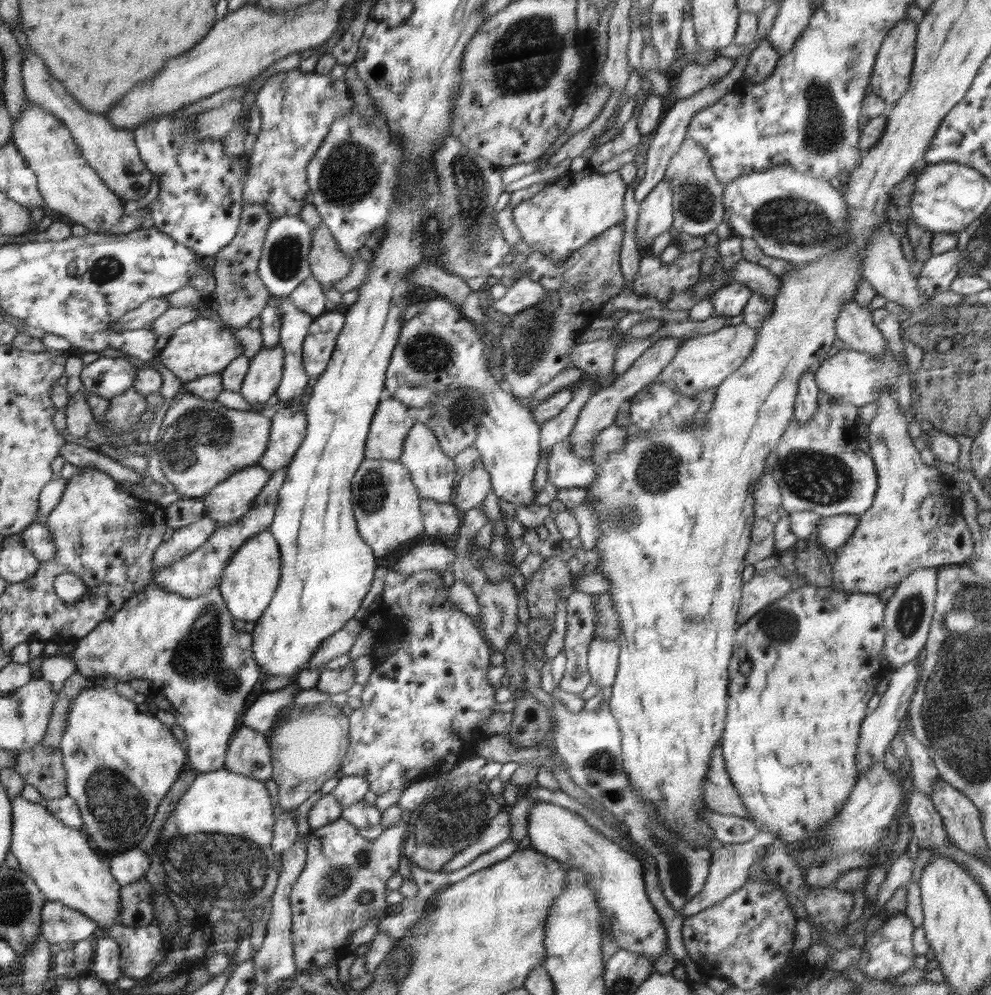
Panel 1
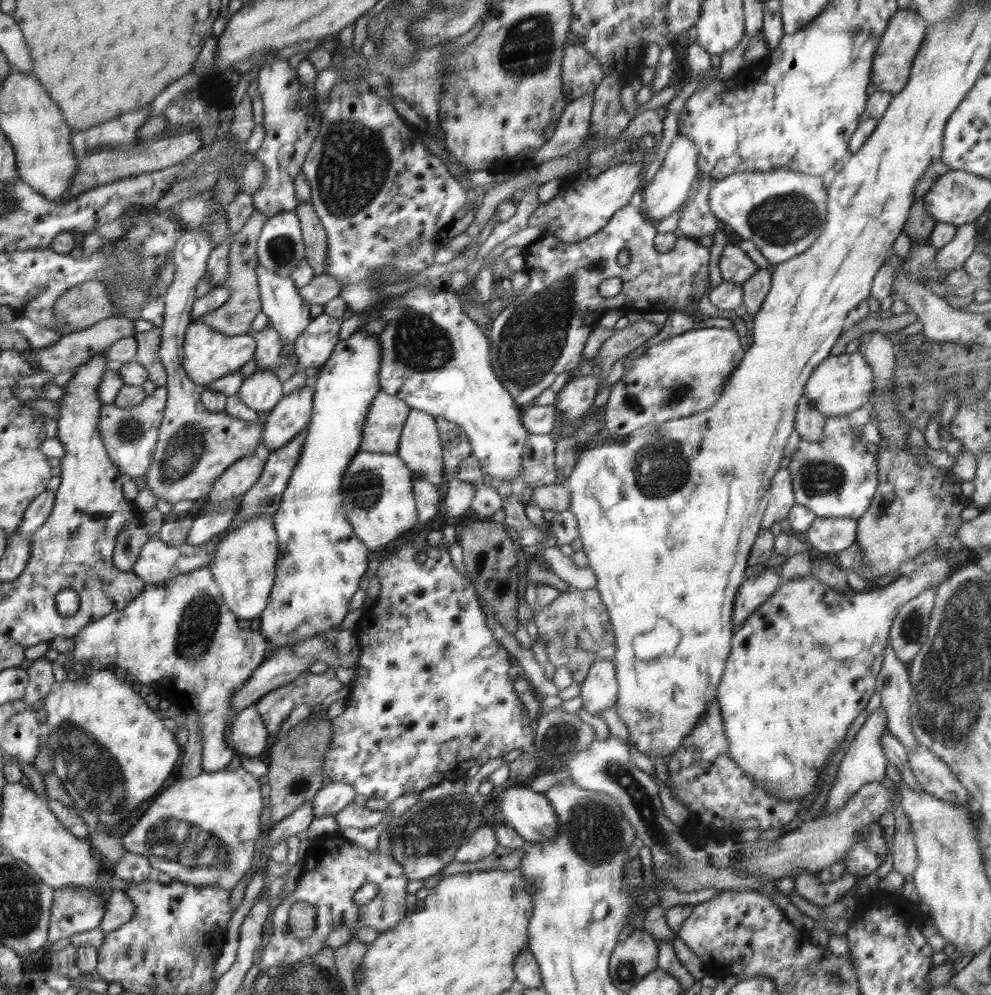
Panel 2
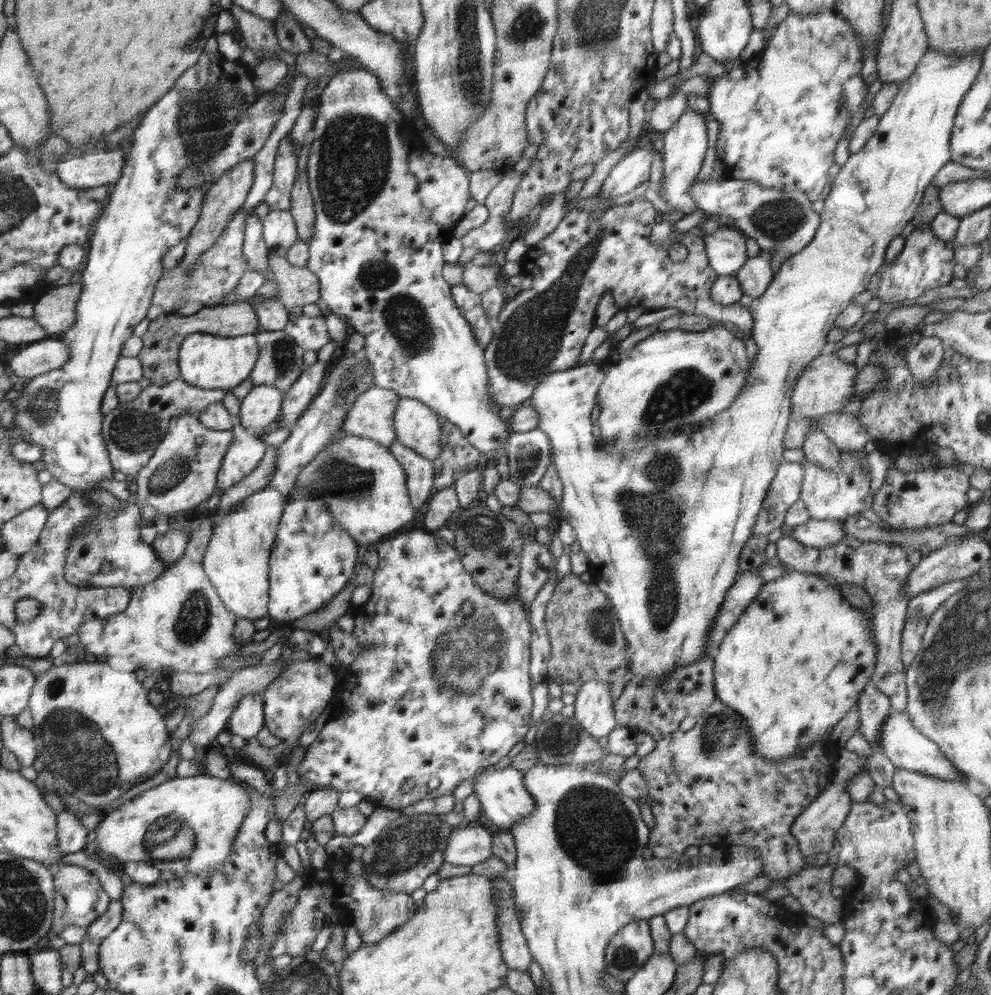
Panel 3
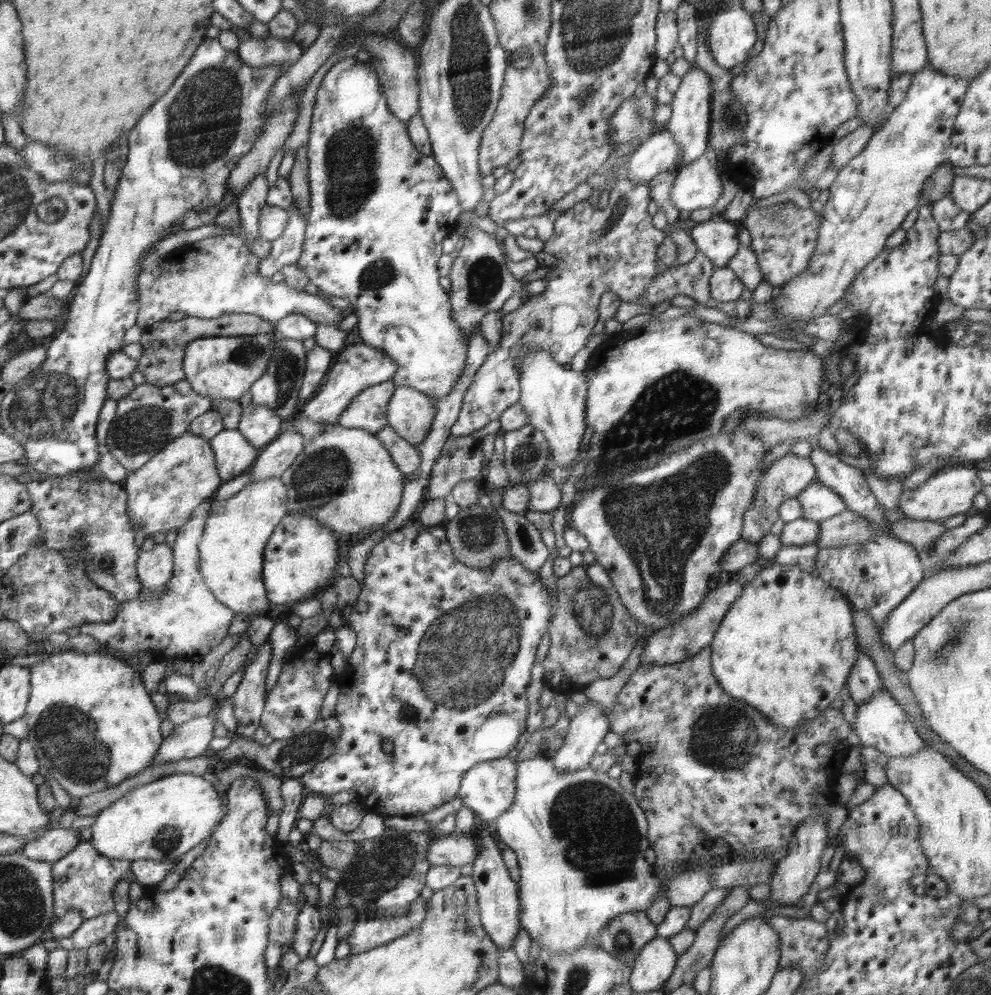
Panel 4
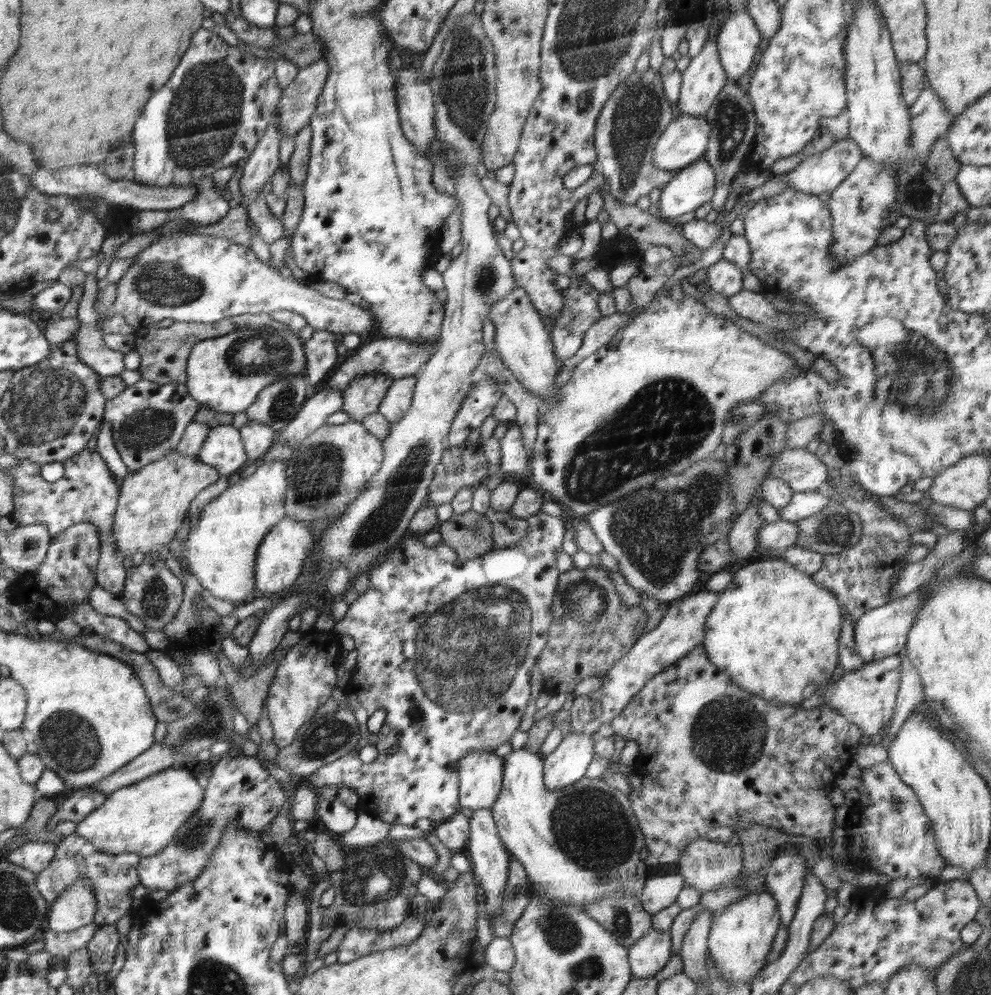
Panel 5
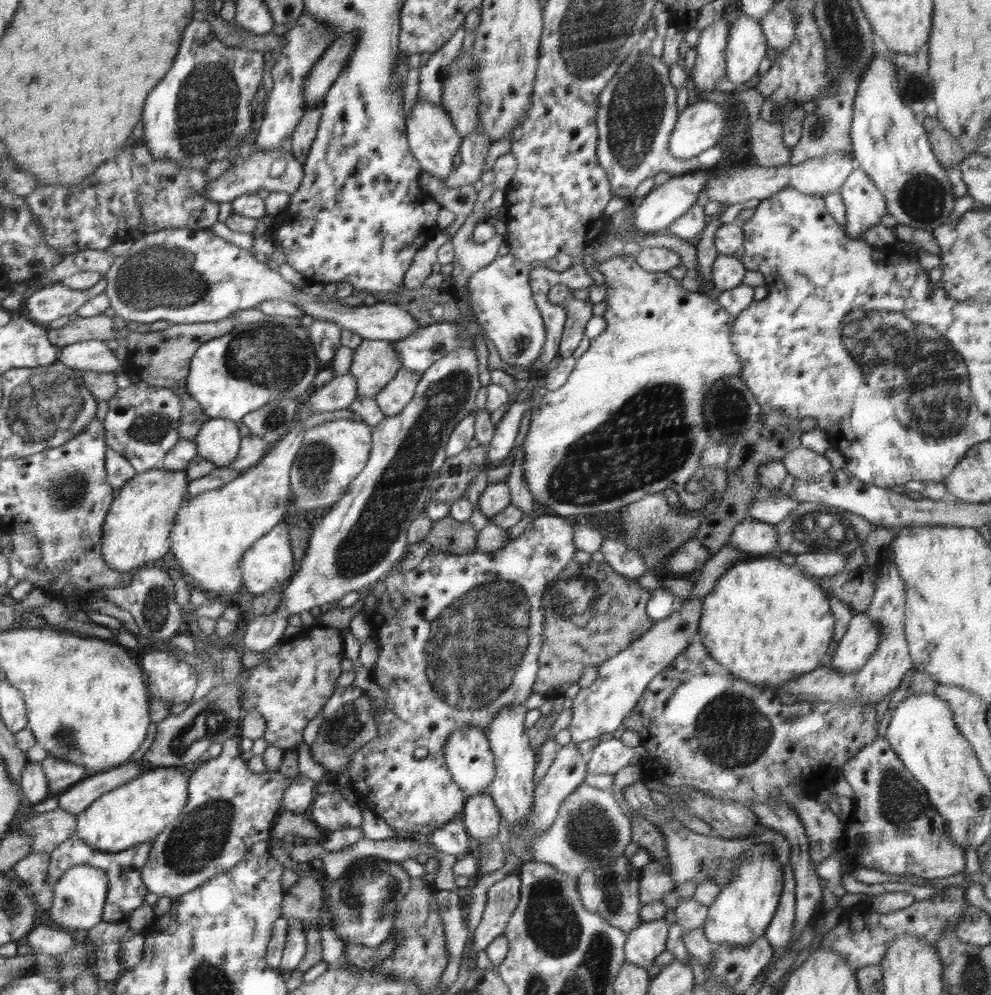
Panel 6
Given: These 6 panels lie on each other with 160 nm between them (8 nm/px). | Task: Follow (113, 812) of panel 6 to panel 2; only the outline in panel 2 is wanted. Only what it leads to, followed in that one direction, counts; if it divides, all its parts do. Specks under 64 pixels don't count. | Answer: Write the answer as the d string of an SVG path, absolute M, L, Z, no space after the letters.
M239 757L233 760L232 768L216 772L202 771L194 778L172 783L158 798L148 802L135 817L129 828L117 835L126 851L145 856L155 872L166 872L174 881L204 887L216 884L225 890L232 890L238 880L252 868L256 838L260 836L260 814L264 802L260 794L260 782L246 771Z

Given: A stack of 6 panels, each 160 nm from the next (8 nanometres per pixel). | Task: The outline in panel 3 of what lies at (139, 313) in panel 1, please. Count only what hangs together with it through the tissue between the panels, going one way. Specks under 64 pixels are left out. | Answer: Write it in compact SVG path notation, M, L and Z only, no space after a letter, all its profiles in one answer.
M58 337L44 338L25 345L10 360L12 374L20 378L34 378L57 368L62 368L70 359L69 346Z

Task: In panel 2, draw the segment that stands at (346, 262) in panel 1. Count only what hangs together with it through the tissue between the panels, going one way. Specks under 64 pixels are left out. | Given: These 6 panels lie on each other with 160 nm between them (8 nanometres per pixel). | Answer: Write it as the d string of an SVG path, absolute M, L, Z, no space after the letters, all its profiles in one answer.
M300 202L294 210L296 218L301 225L301 237L305 242L305 258L312 267L315 276L325 273L325 260L327 260L327 234L320 224L311 202Z

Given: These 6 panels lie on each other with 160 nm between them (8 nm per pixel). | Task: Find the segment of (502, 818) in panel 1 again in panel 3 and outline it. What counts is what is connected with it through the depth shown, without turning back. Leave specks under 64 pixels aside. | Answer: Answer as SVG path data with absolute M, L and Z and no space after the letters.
M470 824L450 835L444 860L454 866L473 866L492 857L491 835L478 824Z

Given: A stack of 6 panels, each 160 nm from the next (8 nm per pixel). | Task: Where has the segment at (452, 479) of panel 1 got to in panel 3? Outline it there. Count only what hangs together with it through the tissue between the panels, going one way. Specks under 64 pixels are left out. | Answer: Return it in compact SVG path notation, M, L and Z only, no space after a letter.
M401 398L394 415L396 440L433 461L440 454L439 415L414 398Z

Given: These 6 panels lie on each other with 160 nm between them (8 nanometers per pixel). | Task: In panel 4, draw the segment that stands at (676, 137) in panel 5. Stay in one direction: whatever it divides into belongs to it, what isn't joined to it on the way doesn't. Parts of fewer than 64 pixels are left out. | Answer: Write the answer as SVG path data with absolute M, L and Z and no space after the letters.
M665 128L650 136L632 153L625 164L625 176L633 182L649 182L660 172L676 169L680 159L680 147Z

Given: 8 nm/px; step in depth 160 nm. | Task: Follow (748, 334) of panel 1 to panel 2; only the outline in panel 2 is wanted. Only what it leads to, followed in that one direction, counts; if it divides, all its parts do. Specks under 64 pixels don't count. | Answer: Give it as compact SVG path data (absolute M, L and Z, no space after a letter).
M707 327L692 329L678 336L673 336L651 346L637 360L630 369L625 370L623 377L612 385L612 391L602 414L602 428L606 434L628 436L640 427L667 423L668 420L692 416L707 411L720 398L721 392L728 382L729 376L743 361L747 338L742 331L734 329Z

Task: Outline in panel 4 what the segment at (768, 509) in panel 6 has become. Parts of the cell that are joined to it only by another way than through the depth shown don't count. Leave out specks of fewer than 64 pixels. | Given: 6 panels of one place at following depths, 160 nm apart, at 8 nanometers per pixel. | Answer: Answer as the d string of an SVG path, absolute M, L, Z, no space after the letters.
M818 478L812 480L796 497L800 501L803 517L817 523L847 509L842 497L828 488L828 485L822 484Z

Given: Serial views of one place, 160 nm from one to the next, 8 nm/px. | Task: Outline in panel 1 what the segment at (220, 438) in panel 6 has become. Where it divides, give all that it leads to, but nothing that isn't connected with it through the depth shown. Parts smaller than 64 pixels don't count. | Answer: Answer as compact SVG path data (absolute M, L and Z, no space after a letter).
M259 463L229 476L203 496L205 516L214 520L217 528L236 524L237 520L251 512L269 479L270 473Z

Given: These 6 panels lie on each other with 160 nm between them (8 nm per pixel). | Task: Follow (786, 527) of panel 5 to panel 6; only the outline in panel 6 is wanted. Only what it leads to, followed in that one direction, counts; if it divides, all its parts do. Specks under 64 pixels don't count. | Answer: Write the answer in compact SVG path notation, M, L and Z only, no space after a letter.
M746 518L733 530L728 545L740 553L777 554L777 532L773 524Z

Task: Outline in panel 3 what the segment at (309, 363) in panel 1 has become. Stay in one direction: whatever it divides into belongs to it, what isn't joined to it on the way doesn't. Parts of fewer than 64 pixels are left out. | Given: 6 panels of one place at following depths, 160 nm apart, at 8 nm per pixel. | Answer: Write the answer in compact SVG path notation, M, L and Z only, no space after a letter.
M300 315L294 320L289 320L283 328L293 341L304 351L316 351L318 353L322 346L331 341L326 321L323 316Z

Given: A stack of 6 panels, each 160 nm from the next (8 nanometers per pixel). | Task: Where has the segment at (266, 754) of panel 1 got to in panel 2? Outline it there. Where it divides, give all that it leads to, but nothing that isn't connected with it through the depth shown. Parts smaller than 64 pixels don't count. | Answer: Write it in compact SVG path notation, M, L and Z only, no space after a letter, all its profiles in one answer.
M255 705L236 713L229 729L229 739L232 740L236 756L259 756L266 748L269 730L264 726L263 720Z

